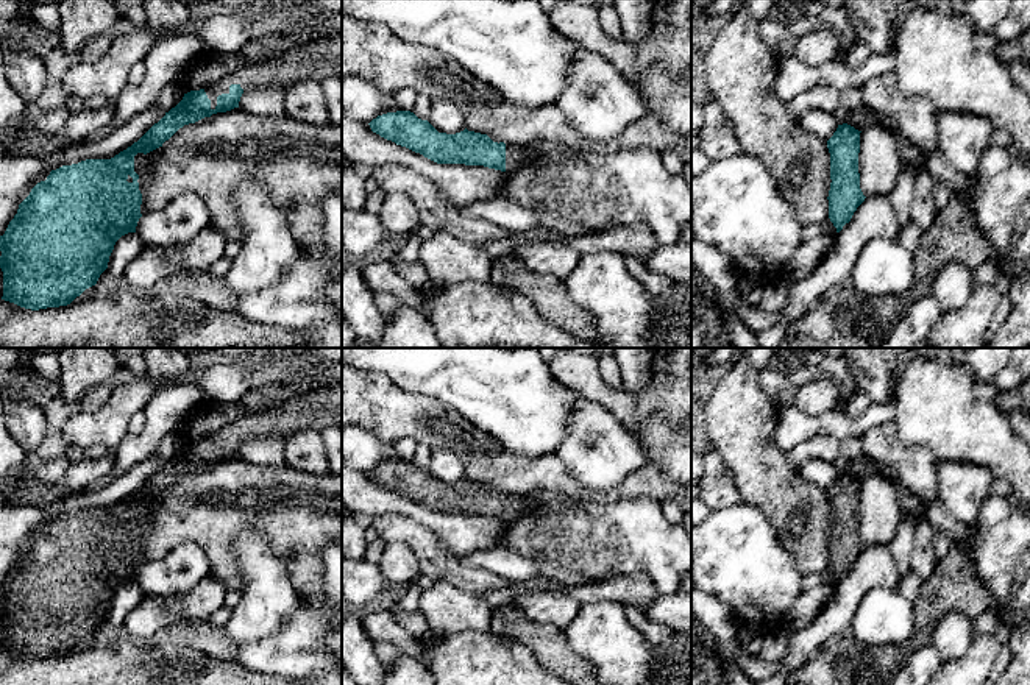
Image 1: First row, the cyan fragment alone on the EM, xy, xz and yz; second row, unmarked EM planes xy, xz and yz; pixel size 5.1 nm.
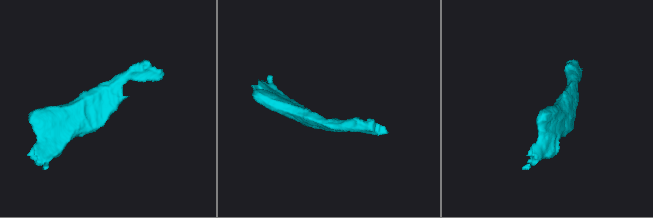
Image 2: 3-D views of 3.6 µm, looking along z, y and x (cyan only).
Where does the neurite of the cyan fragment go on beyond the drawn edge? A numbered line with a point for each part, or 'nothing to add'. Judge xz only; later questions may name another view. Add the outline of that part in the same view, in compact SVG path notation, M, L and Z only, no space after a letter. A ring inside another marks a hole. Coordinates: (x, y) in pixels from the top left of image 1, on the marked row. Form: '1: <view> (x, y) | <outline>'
1: xz (515, 156) | M506 144L506 172L518 170L526 165L532 156L529 156L523 145Z

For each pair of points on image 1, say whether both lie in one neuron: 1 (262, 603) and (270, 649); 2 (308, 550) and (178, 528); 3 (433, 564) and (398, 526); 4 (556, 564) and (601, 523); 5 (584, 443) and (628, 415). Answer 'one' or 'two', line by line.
1: two
2: one
3: one
4: one
5: two

